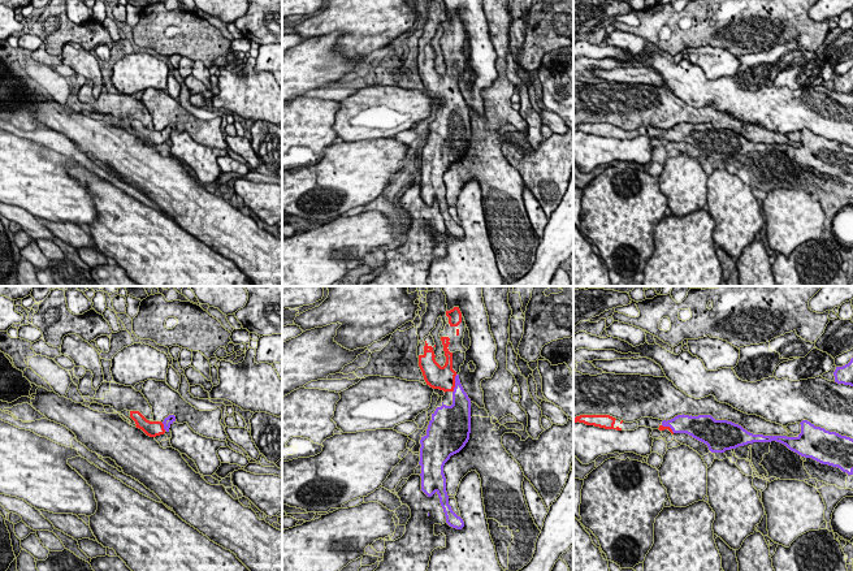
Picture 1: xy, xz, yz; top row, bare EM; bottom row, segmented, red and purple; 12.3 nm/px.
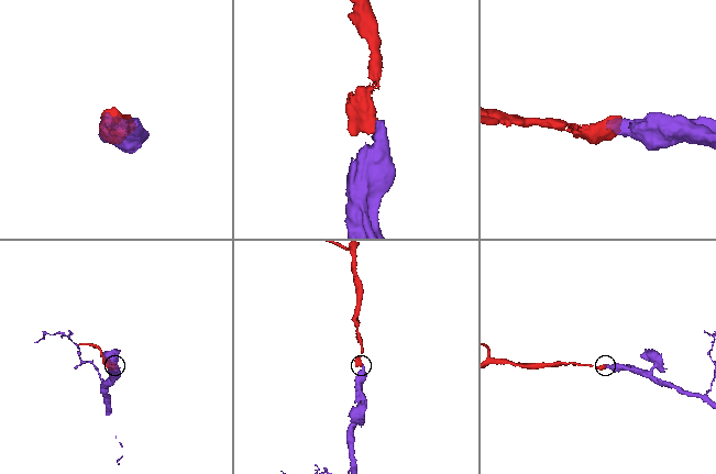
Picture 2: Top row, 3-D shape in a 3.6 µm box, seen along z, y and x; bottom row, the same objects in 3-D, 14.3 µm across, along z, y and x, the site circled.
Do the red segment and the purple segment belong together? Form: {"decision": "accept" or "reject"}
{"decision": "accept"}

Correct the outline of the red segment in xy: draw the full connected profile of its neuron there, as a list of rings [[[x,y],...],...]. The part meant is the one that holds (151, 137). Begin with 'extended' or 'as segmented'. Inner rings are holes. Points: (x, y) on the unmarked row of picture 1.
extended; [[[130,120],[130,126],[135,130],[135,135],[142,138],[150,146],[156,146],[169,140],[170,134],[176,130],[174,124],[169,124],[163,131],[150,130],[139,120]]]

